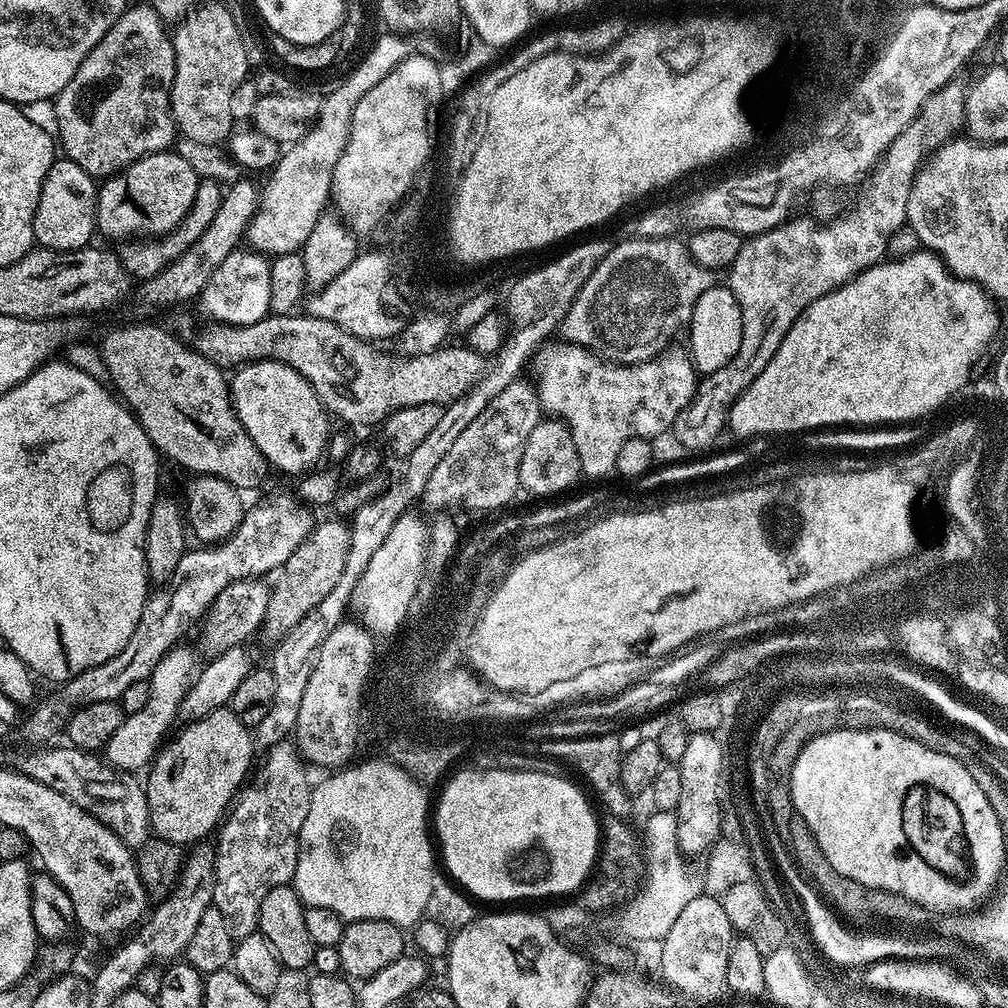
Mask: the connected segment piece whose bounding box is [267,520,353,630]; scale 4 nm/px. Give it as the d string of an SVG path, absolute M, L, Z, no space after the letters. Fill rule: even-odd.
M328 520L322 524L317 523L311 535L300 544L298 550L286 560L281 568L276 568L272 573L271 596L267 608L267 621L281 622L283 629L290 629L296 625L312 608L318 606L324 597L334 589L336 583L343 575L343 570L347 564L347 557L351 546L353 531L350 526L338 520Z

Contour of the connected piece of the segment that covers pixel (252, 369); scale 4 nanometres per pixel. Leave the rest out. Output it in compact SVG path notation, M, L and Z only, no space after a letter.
M251 360L231 373L230 391L246 434L250 434L254 446L258 446L275 471L277 468L280 472L304 474L320 455L325 455L330 442L330 416L310 382L306 382L298 370L281 360Z

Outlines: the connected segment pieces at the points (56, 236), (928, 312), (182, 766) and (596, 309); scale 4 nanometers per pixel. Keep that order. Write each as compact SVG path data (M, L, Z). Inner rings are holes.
M67 158L53 160L38 198L34 214L36 244L59 252L72 252L75 248L87 248L93 243L96 232L97 181L82 166Z
M919 250L904 259L889 259L887 262L875 264L860 273L855 280L850 280L830 294L818 298L796 319L786 338L782 338L774 358L770 358L766 370L762 370L762 374L758 374L758 378L754 378L754 382L750 382L748 389L734 402L728 415L727 427L730 432L732 428L736 436L784 436L787 432L808 432L811 428L823 430L833 421L900 419L928 411L928 408L935 407L948 392L956 388L961 380L970 380L976 359L987 350L988 343L995 338L996 331L1000 328L1000 316L996 313L995 306L997 307L983 288L968 280L961 280L959 276L953 276L935 252Z
M228 706L183 727L161 747L146 772L151 831L159 839L179 846L196 844L217 831L242 785L249 779L254 747L253 733Z
M631 239L613 243L558 329L569 345L584 348L609 364L641 364L657 359L667 349L664 347L687 329L698 298L714 287L713 271L694 262L683 239Z

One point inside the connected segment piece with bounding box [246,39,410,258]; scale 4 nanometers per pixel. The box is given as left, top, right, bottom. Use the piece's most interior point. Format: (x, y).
(301, 182)

